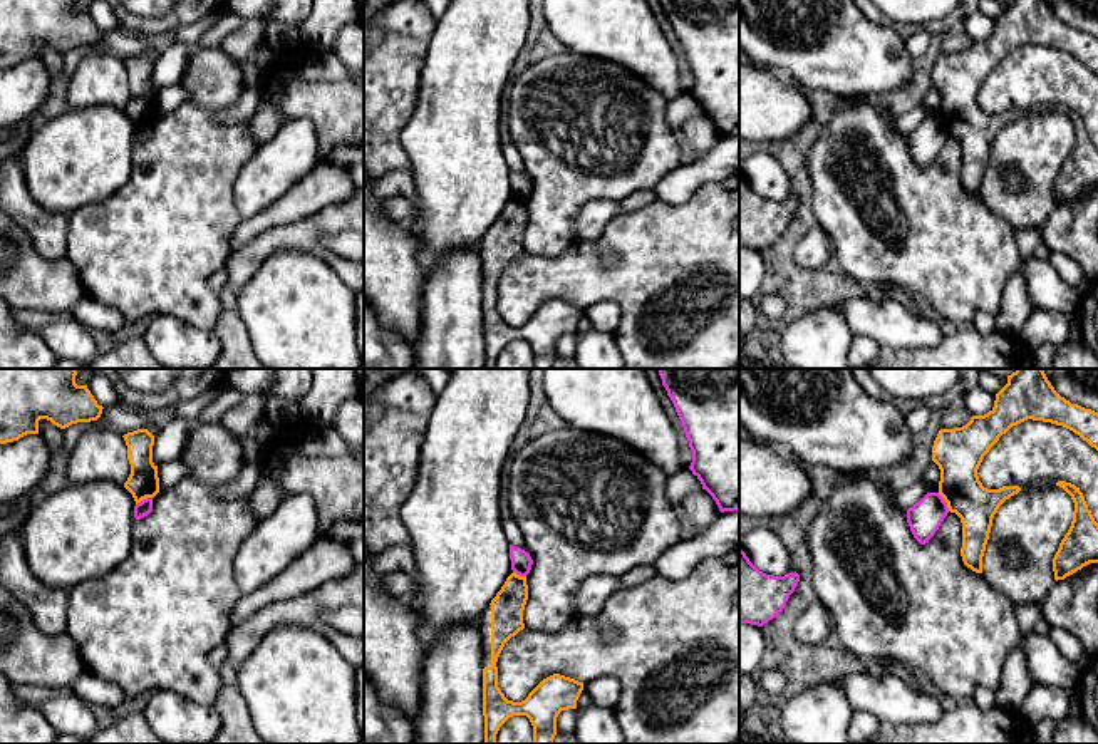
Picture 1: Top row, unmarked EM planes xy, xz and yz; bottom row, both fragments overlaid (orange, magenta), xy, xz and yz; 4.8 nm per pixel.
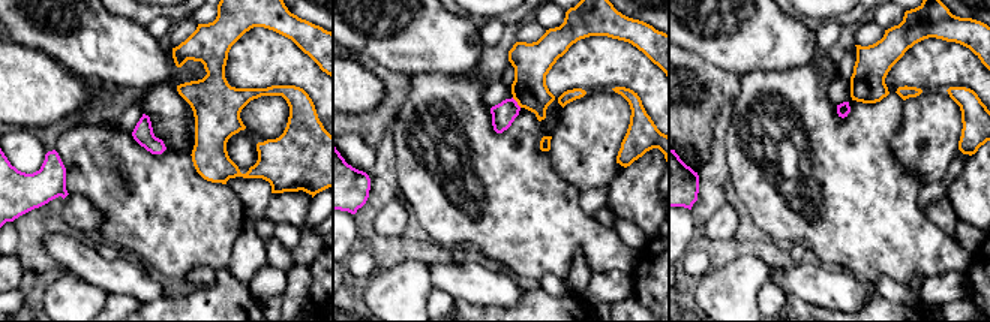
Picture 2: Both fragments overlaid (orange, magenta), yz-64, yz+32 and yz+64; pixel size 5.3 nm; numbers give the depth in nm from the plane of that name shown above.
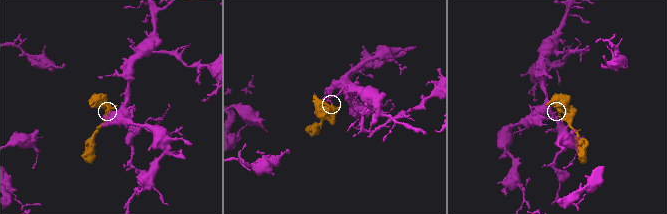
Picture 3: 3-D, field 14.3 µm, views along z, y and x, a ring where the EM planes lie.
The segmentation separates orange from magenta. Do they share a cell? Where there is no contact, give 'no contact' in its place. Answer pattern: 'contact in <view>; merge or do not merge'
contact in yz; do not merge

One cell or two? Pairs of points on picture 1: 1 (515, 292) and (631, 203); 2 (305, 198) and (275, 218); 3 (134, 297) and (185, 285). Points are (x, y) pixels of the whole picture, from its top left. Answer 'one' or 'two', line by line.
1: two
2: one
3: one

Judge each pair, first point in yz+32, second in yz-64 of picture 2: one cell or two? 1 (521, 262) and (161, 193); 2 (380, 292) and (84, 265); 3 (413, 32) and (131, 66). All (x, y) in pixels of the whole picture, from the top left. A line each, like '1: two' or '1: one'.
1: one
2: two
3: one

